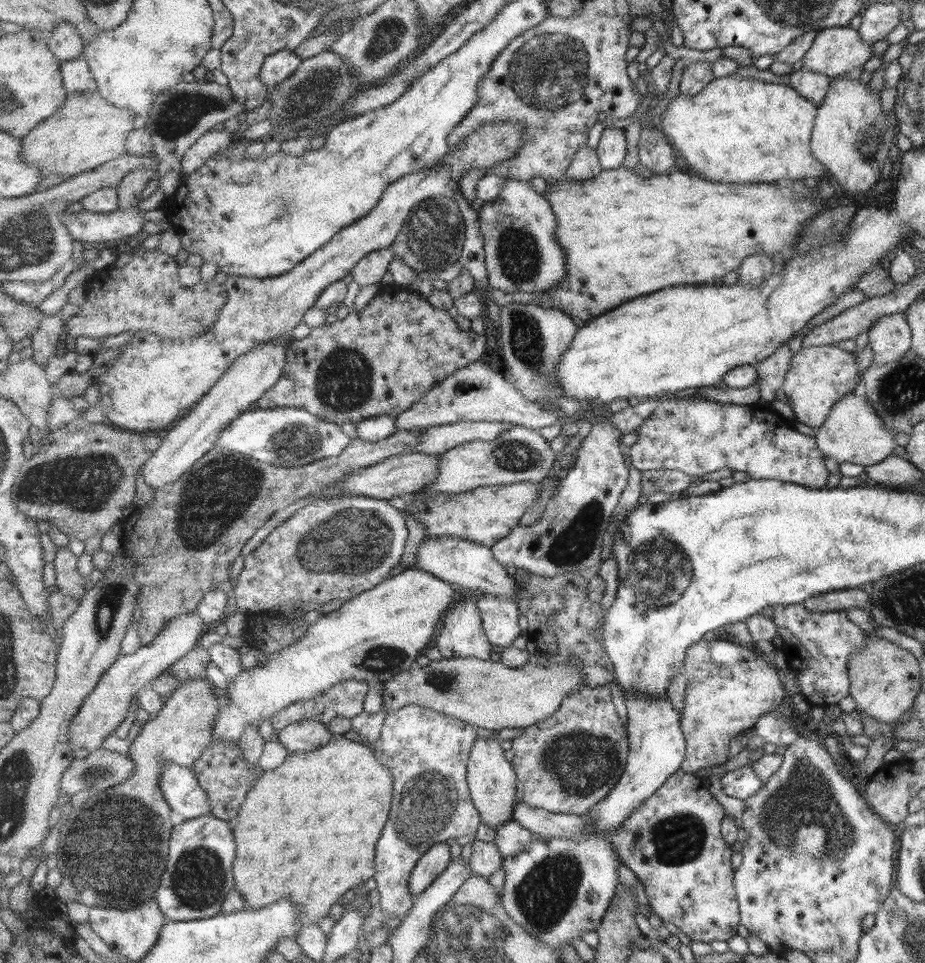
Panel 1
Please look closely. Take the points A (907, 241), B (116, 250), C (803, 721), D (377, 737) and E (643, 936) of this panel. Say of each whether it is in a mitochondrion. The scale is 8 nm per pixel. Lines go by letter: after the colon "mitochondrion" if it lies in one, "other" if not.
A: other
B: other
C: other
D: other
E: other

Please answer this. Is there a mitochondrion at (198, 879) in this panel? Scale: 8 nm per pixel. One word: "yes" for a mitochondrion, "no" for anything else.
yes

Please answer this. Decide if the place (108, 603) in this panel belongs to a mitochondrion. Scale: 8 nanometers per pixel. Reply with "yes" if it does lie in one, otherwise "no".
yes

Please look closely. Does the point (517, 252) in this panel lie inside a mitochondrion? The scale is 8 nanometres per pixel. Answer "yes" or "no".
yes

